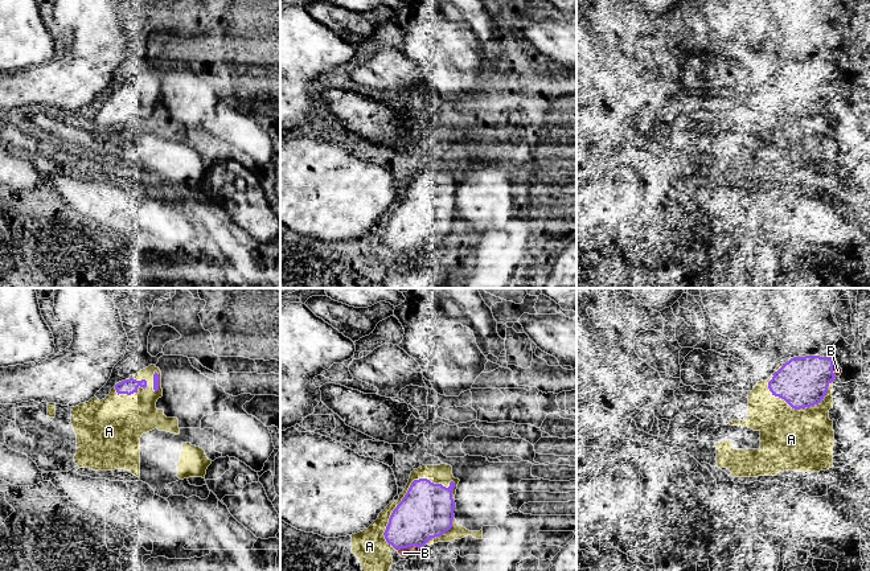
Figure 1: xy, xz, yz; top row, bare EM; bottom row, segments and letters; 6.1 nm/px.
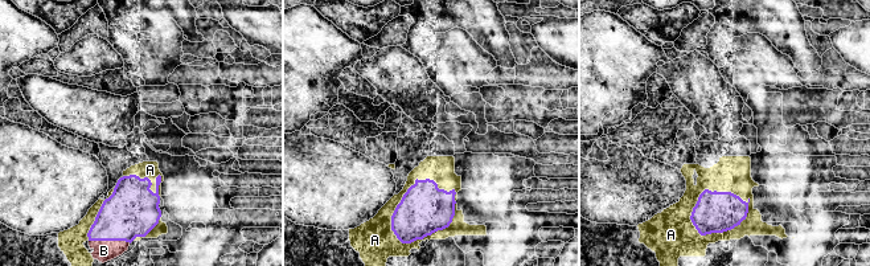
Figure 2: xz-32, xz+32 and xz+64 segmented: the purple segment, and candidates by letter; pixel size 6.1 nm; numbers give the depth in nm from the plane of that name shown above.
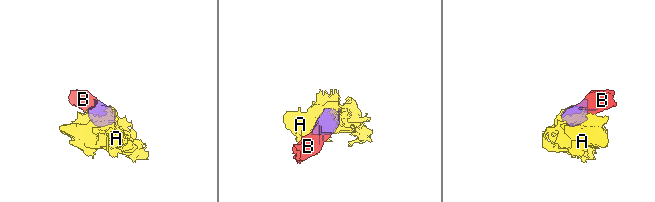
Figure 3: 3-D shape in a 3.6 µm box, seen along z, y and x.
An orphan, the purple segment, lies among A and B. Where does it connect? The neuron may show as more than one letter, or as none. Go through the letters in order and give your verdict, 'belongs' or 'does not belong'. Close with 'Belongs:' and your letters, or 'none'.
A: does not belong
B: belongs
Belongs: B

